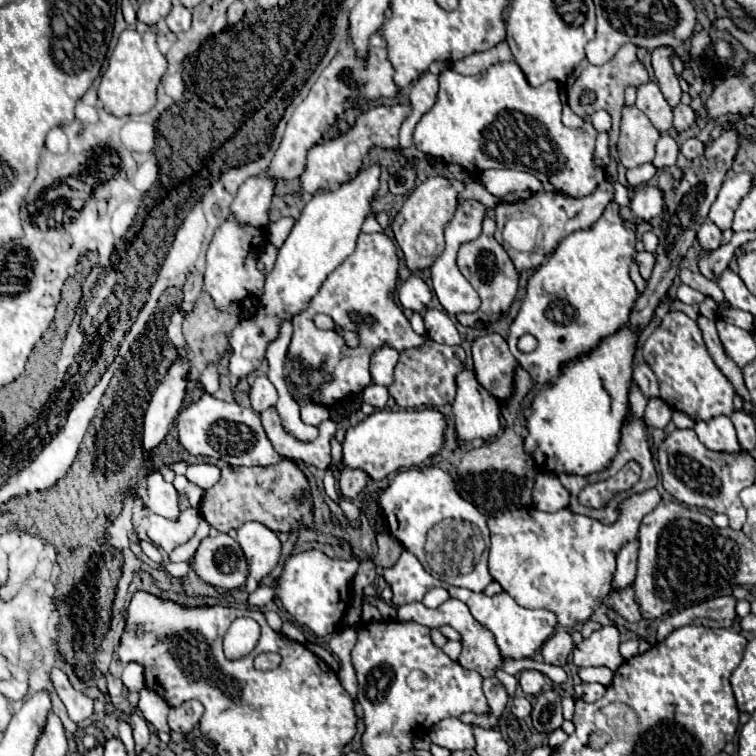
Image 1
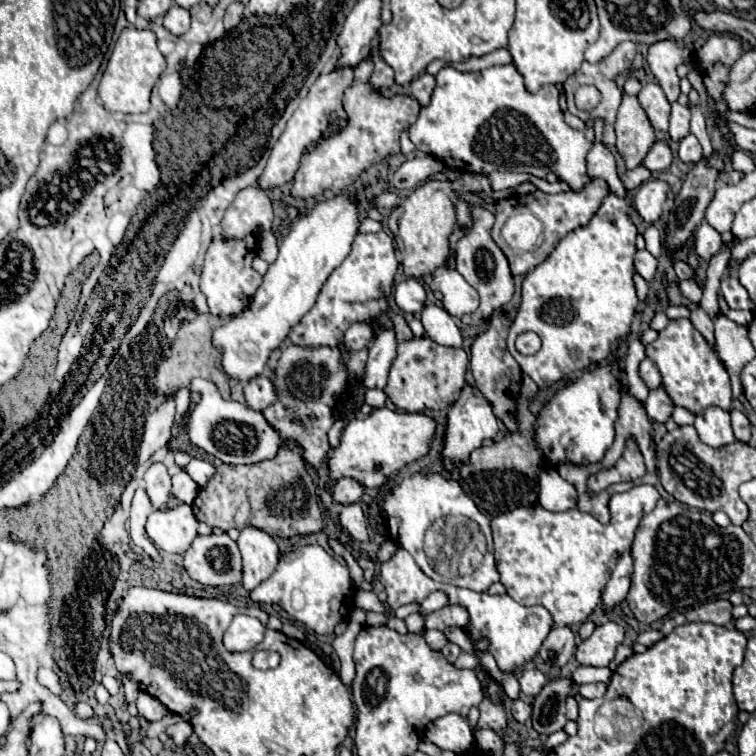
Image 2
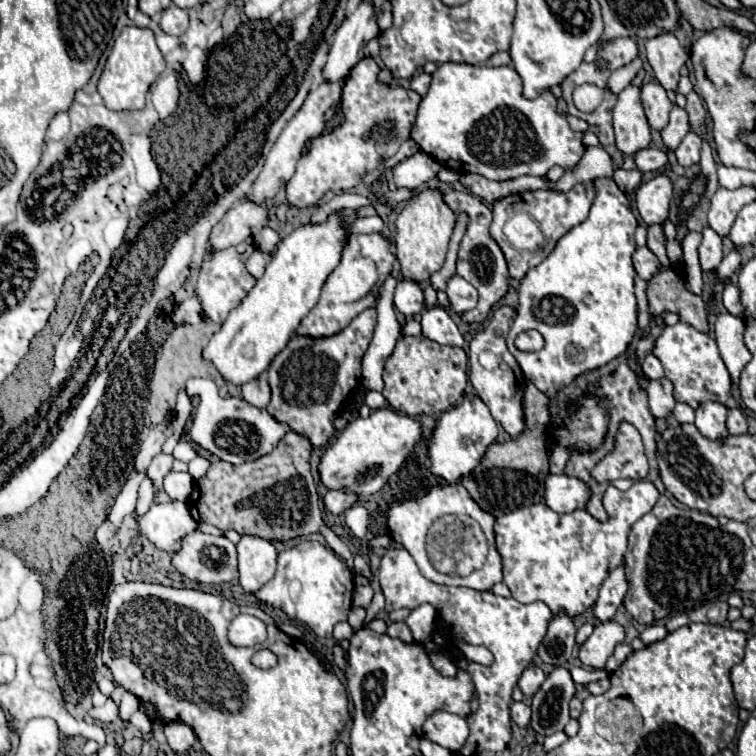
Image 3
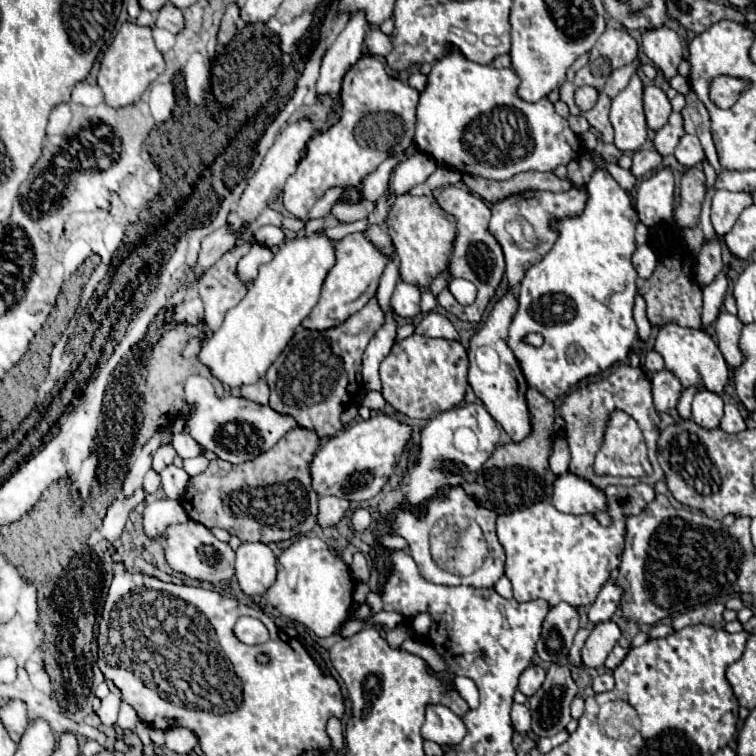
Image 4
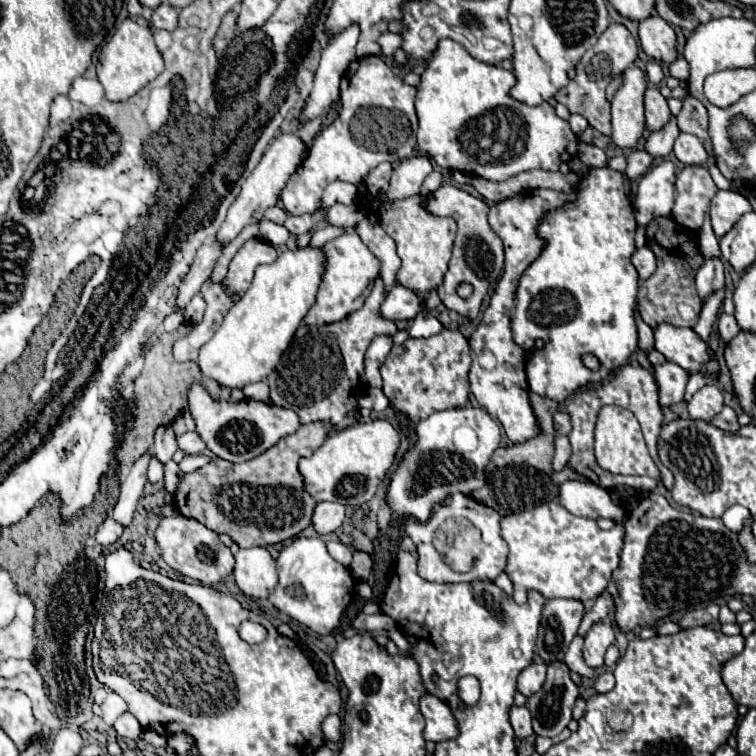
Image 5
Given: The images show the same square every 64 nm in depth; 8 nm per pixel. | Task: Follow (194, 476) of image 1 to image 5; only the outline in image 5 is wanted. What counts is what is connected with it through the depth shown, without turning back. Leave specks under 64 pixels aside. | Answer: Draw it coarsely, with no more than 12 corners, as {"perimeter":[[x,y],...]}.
{"perimeter":[[204,454],[186,456],[180,462],[182,472],[194,472],[196,468],[210,462]]}

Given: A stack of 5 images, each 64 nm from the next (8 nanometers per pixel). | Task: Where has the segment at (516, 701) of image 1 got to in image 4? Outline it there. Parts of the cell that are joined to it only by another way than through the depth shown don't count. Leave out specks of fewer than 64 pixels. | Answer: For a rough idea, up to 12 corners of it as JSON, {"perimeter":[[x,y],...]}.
{"perimeter":[[524,704],[512,706],[512,726],[530,732],[530,712]]}

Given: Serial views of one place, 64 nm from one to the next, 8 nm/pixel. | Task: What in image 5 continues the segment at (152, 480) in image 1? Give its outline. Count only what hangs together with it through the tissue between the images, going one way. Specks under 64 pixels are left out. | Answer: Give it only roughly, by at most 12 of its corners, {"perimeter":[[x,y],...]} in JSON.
{"perimeter":[[158,426],[154,454],[160,462],[170,460],[176,450],[172,426]]}

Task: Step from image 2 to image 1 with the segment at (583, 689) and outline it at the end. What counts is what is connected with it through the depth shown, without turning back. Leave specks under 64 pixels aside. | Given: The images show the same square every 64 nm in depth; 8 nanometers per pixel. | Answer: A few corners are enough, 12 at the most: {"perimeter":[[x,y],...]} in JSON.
{"perimeter":[[602,684],[574,686],[574,698],[596,702],[604,696]]}

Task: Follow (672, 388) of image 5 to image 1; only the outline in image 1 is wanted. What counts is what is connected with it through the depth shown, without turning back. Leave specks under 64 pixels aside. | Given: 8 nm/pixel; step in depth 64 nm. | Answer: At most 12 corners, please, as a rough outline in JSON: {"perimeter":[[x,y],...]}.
{"perimeter":[[650,398],[644,422],[666,428],[672,408],[662,398]]}

